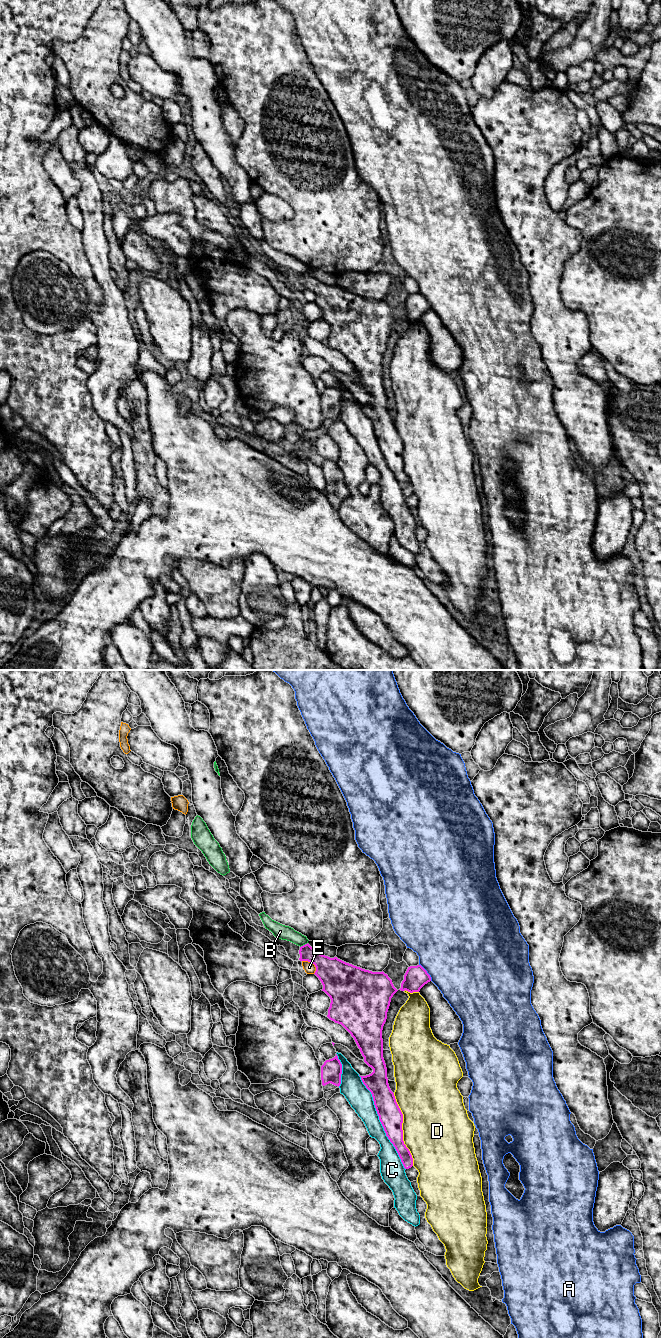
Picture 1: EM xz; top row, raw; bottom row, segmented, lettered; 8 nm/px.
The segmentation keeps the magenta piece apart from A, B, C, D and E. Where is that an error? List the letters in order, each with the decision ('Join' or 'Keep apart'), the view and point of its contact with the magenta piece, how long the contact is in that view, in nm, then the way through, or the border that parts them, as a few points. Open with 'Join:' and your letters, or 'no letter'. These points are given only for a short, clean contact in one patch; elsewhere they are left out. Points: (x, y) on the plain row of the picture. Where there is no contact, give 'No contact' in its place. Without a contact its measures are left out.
Join: no letter
A: Keep apart. Touches magenta at xz (426, 300). Shared border 170 nm
B: Keep apart. Touches magenta at xz (303, 273). Shared border 80 nm. Boundary: xz (307, 270), (300, 275)
C: Keep apart. Touches magenta at xz (380, 449). Shared border 850 nm
D: Keep apart. Touches magenta at xz (401, 457). Shared border 600 nm
E: Keep apart. Touches magenta at xz (312, 290). Shared border 150 nm

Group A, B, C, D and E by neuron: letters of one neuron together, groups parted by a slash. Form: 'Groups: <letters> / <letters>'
Groups: A / B C / D / E

